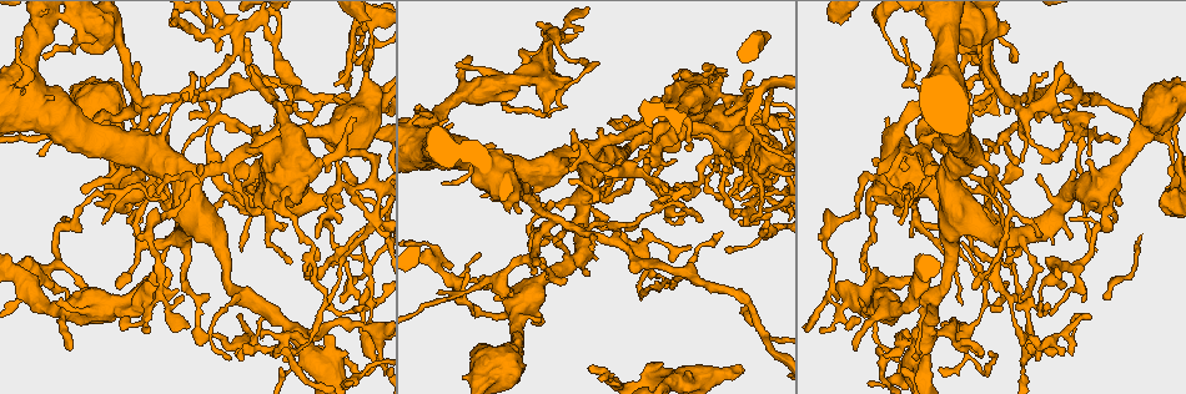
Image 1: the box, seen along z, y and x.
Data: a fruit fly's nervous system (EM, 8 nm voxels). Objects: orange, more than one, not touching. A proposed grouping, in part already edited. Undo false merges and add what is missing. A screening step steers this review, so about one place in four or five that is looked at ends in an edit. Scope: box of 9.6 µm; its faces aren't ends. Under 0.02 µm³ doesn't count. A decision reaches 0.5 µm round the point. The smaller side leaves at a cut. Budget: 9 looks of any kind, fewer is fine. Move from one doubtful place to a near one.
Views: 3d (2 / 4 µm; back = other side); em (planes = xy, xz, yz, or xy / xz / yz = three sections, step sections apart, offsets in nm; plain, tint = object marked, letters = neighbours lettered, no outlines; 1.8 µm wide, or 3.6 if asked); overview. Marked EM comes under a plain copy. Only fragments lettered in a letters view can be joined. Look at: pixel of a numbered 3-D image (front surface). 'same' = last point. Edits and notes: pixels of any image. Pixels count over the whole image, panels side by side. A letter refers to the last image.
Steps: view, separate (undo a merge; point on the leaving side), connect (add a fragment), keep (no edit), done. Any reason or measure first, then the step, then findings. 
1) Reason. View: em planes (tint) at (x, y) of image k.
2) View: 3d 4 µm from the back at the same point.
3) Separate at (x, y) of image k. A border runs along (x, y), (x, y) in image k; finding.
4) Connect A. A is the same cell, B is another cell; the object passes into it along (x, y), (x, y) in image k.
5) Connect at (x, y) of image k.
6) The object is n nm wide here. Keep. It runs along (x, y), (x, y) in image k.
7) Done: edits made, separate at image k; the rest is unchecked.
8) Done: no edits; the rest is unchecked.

Sharp bend. View: 3d 4 µm at (638, 174) of image 1.

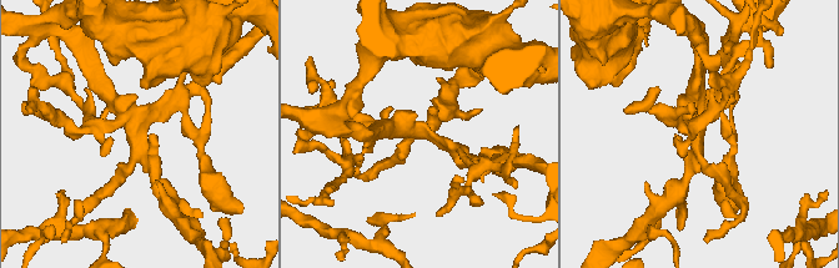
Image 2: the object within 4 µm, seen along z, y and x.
Now the EM. View: em planes (tint) at (419, 128) of image 2.

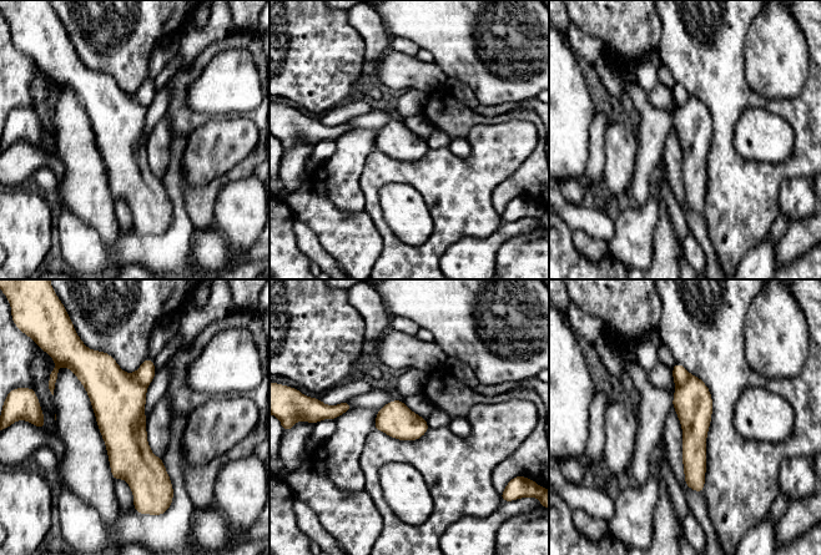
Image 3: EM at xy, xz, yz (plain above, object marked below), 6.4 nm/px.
See the neighbours. View: em planes (letters) at the same point.

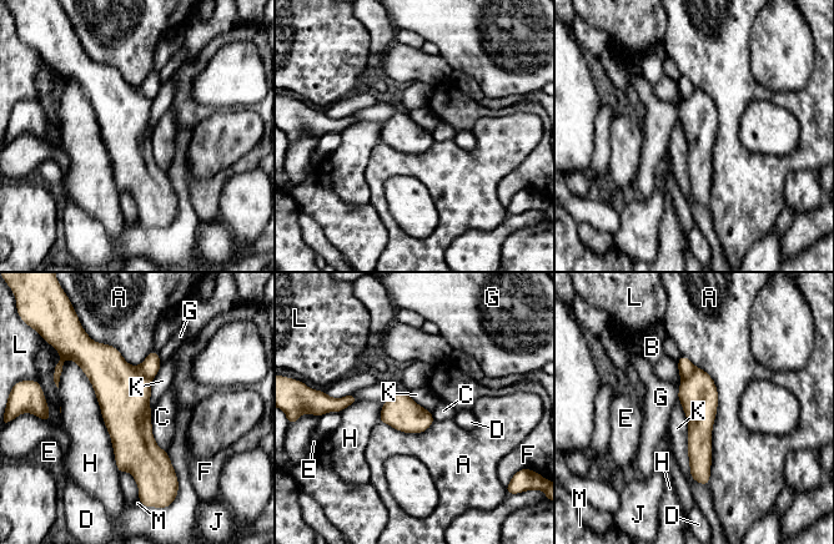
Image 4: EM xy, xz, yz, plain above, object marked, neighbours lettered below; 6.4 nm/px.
Keep. A, B, C, D, E, F, G, H, J, K, L and M are other cells; a border runs along (678, 399), (689, 476), (708, 485) in image 4; all the same cell.

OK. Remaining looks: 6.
Three arms meet. View: em xy step 4 (letters) at (754, 148) of image 1.

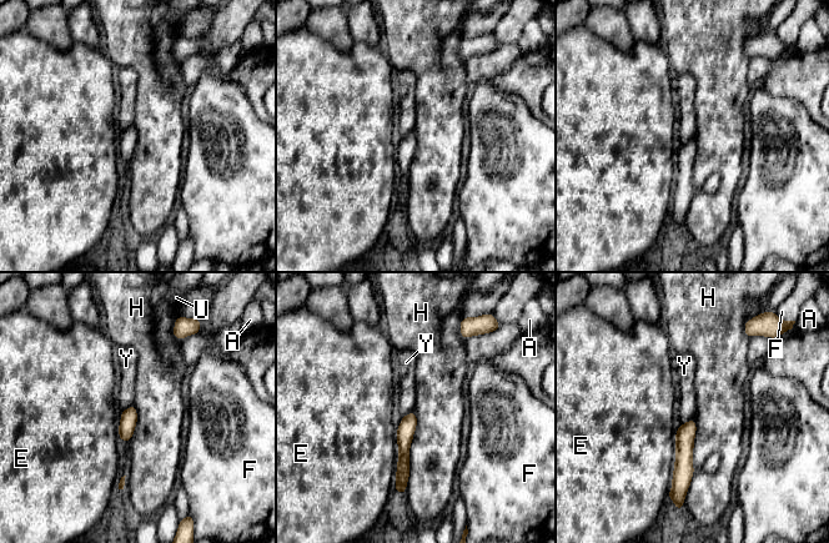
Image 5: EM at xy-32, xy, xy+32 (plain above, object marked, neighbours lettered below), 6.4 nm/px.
Cut it another way. View: em planes (letters) at the same point.

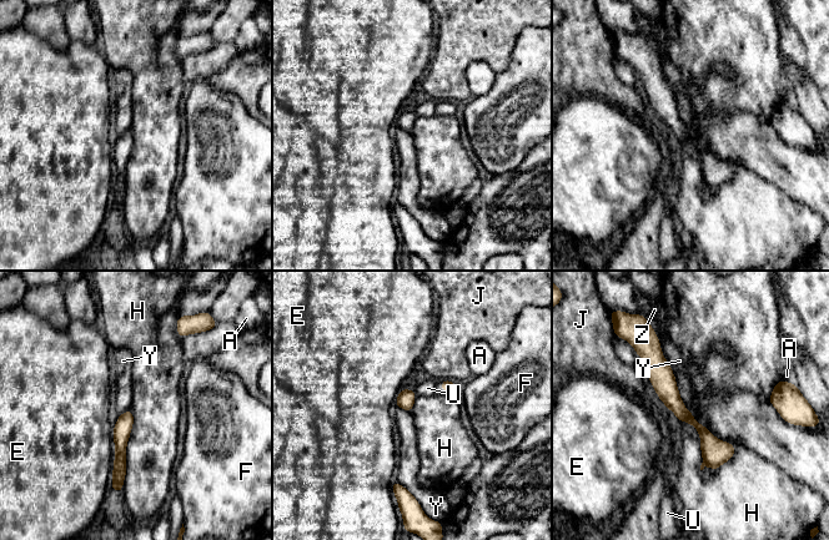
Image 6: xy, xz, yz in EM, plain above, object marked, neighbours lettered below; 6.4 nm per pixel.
Keep. A, E, F, H, J, U, Y and Z are other cells; it runs along (653, 347), (714, 465) in image 6; all the same cell.

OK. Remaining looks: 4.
Thick turns thin. View: 3d 4 µm at (1105, 204) of image 1.

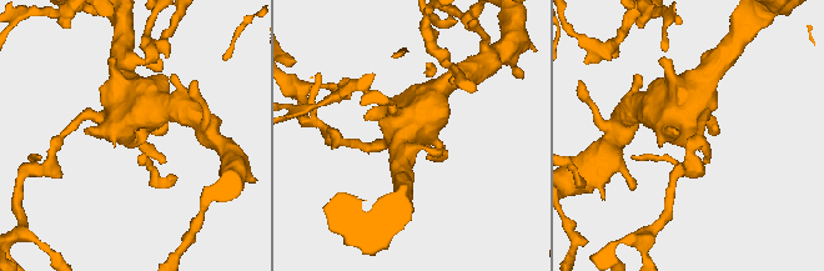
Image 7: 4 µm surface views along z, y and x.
Now the EM. View: em xy step 8 (letters) at (694, 129) of image 7.

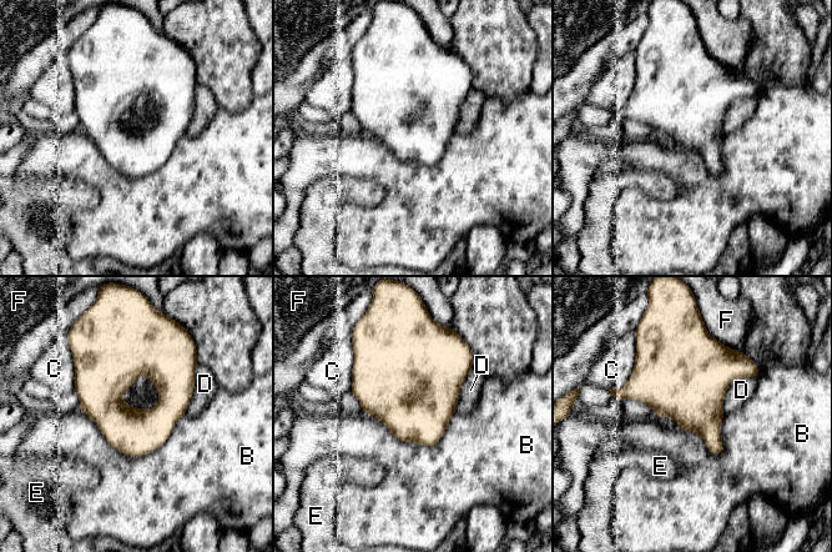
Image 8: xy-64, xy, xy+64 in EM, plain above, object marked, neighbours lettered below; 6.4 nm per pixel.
Keep. B, C, D, E and F are other cells; all the same cell.

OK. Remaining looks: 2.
An open end. View: em planes (letters) at (155, 187) of image 1.

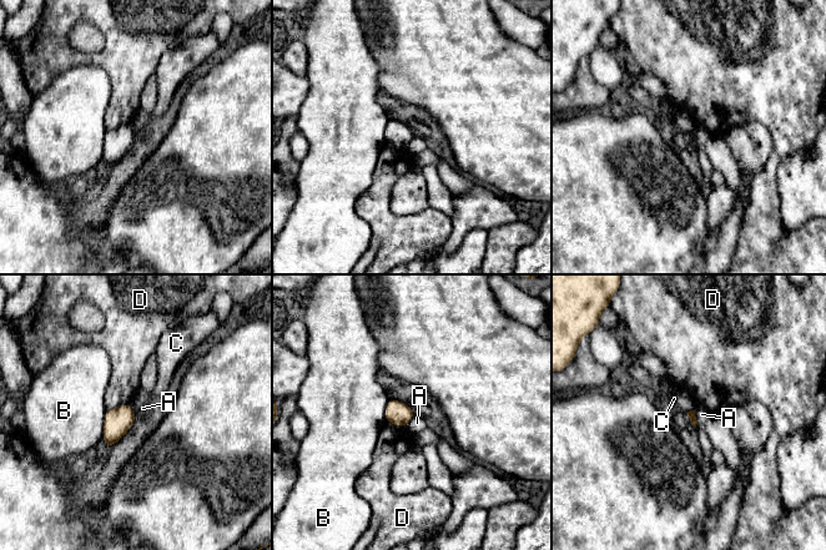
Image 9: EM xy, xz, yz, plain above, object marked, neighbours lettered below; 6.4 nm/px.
Keep. A, B, C and D are other cells; a border runs along (693, 409), (696, 417), (696, 427) in image 9; no lettered fragment goes on from it.

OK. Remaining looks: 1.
Done: no edits; the rest is unchecked.

